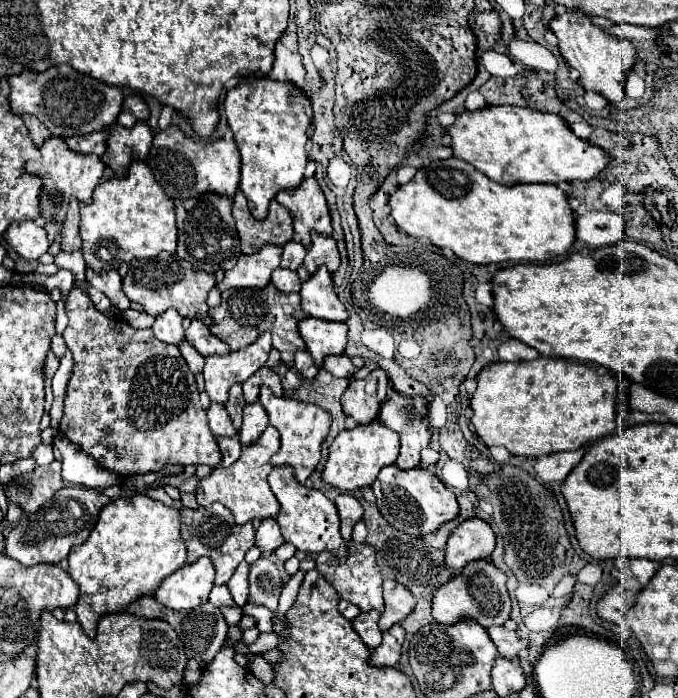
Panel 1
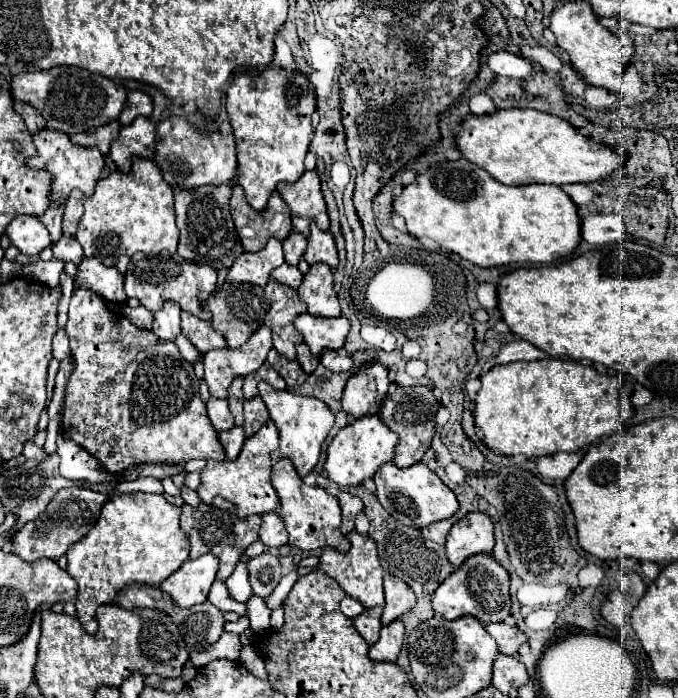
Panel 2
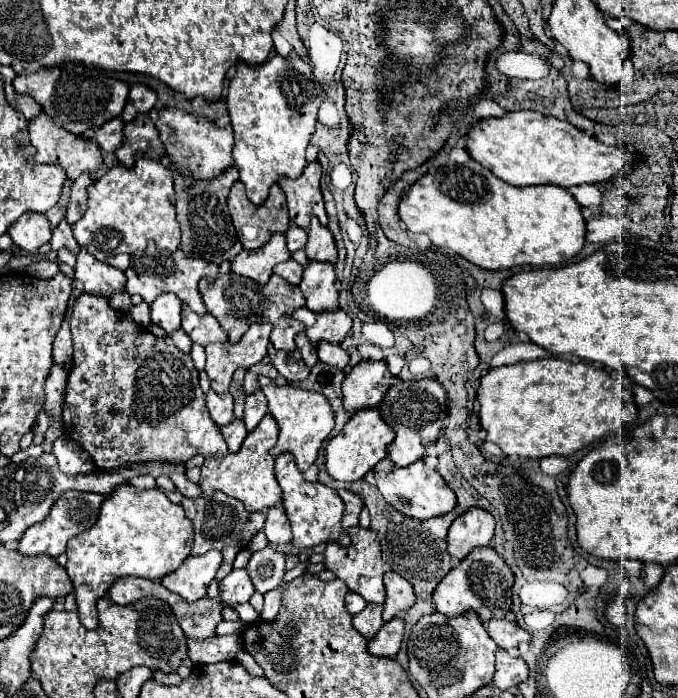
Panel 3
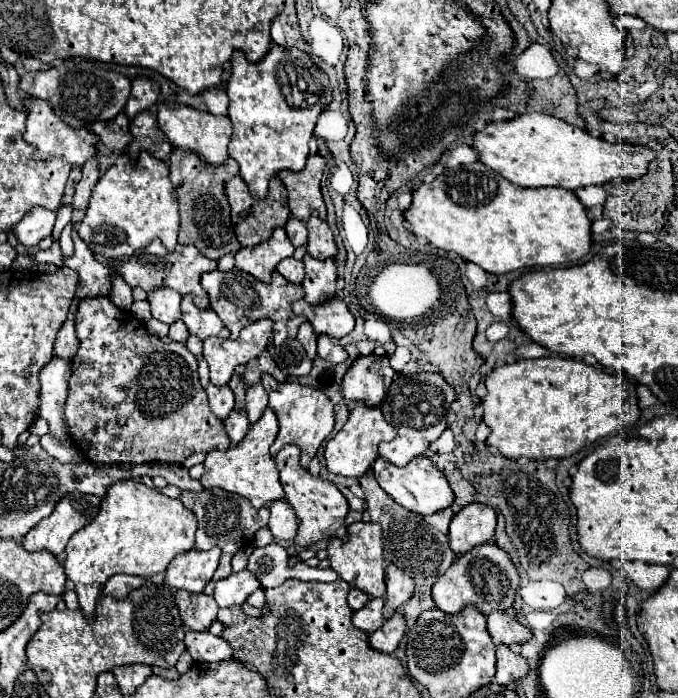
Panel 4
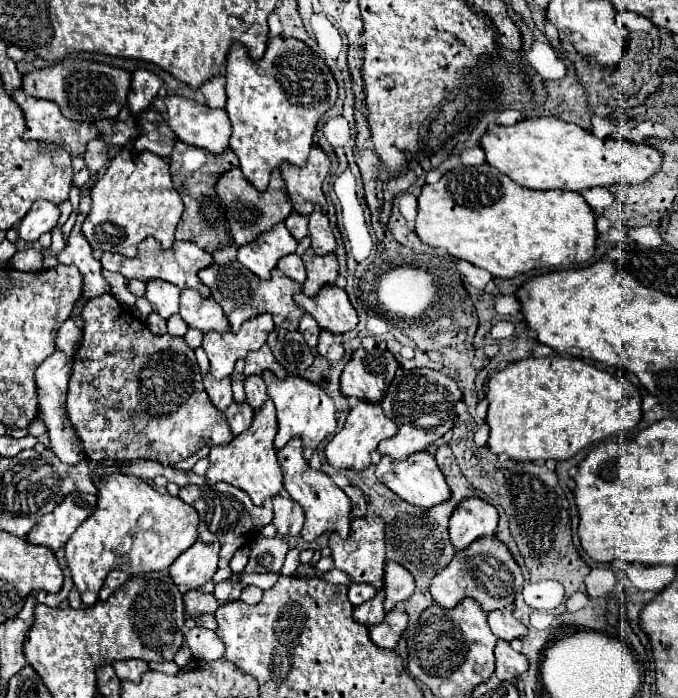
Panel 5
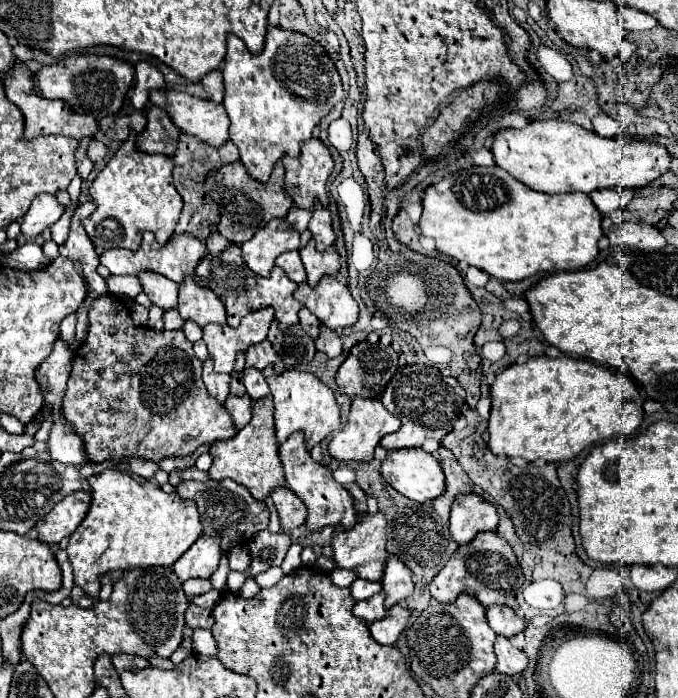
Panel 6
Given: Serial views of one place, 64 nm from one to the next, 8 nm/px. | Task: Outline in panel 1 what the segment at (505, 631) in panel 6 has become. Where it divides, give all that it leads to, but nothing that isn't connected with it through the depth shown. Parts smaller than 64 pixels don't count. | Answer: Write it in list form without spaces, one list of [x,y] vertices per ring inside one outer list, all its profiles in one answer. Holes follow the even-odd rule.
[[[496,626],[496,628],[488,628],[488,634],[492,638],[492,642],[498,648],[498,654],[512,660],[518,656],[518,652],[528,646],[528,640],[522,638],[522,634],[518,630],[508,630],[504,626]]]

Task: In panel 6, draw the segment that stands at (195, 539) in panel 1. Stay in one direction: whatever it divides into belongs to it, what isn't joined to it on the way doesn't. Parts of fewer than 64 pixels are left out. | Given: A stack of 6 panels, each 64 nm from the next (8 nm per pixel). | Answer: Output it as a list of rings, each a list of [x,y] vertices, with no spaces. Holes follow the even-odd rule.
[[[184,480],[180,486],[176,486],[176,492],[182,498],[194,500],[198,504],[198,512],[200,512],[200,522],[204,526],[206,536],[222,536],[222,562],[218,566],[218,570],[210,576],[212,588],[222,592],[226,588],[226,576],[230,572],[228,568],[228,560],[226,560],[226,552],[236,546],[236,542],[242,540],[250,540],[252,536],[256,536],[262,528],[256,526],[268,526],[270,524],[270,508],[266,502],[256,500],[242,484],[236,484],[234,480],[208,480],[208,482],[196,482],[196,480]]]

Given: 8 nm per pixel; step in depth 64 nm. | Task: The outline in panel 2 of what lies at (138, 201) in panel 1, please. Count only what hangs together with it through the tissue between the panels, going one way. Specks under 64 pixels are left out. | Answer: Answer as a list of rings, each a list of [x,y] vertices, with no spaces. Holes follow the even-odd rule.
[[[136,156],[132,172],[110,172],[106,178],[98,180],[94,194],[82,202],[84,216],[78,224],[76,240],[82,244],[84,256],[92,256],[106,266],[114,266],[120,254],[158,254],[168,250],[173,256],[177,251],[180,232],[174,220],[172,188],[160,180],[160,168],[150,160]]]

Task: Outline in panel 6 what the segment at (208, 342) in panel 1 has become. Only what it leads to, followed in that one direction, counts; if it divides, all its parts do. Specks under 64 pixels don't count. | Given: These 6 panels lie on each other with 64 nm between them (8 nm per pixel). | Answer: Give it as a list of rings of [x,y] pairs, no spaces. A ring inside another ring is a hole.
[[[184,276],[178,292],[178,312],[184,320],[194,320],[198,326],[208,322],[226,322],[222,300],[194,276]]]

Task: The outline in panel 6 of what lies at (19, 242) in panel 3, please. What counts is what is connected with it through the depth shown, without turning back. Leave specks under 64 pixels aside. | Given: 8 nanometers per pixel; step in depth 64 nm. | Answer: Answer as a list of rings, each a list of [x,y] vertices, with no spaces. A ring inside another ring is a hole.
[[[40,194],[32,200],[28,212],[22,218],[22,234],[34,238],[42,234],[44,228],[50,228],[64,212],[64,206],[58,202],[56,196]]]

